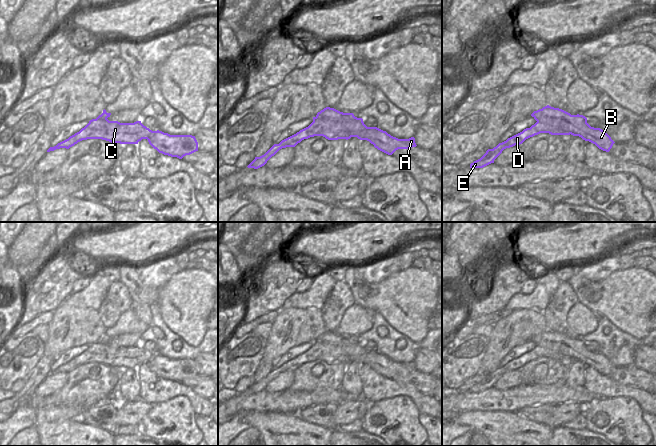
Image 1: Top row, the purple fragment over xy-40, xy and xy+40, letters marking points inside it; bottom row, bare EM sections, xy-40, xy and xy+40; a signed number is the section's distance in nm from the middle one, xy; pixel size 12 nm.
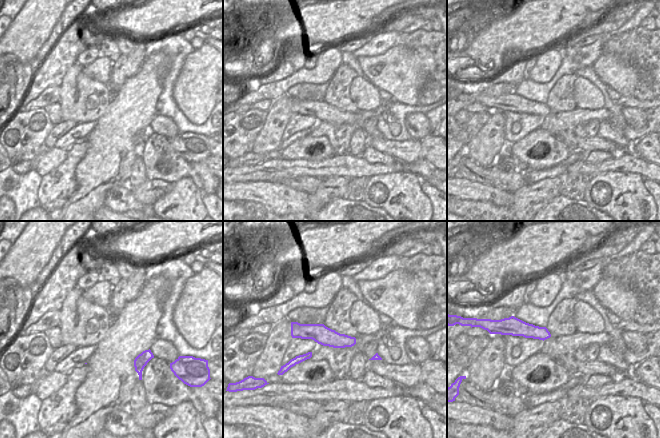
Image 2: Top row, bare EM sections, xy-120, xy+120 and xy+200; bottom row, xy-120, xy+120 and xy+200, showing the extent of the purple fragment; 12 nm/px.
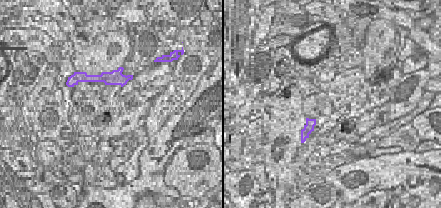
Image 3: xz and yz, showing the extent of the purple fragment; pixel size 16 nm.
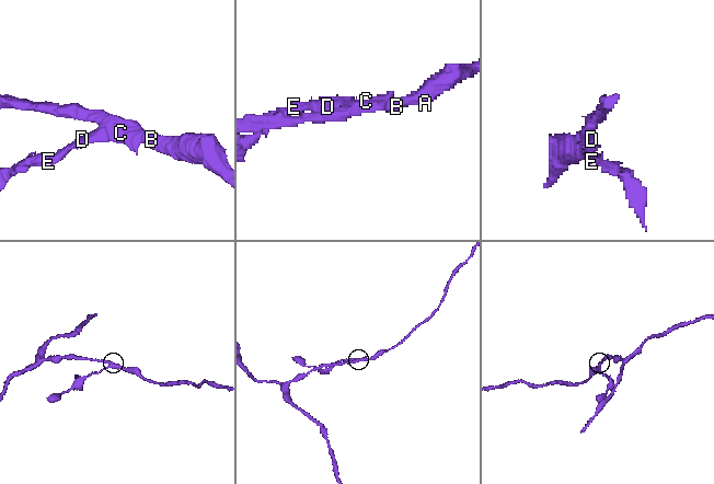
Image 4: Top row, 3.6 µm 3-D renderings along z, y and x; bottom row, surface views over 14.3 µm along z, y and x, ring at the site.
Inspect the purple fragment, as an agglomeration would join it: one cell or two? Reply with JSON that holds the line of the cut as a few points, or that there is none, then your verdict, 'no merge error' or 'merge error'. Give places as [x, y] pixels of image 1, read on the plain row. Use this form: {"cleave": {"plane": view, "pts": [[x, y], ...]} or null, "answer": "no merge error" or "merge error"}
{"cleave": {"plane": "xy", "pts": [[316, 340], [322, 343], [342, 346], [346, 354], [353, 360]]}, "answer": "merge error"}

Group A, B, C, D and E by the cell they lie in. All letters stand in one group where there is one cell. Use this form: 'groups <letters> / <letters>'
groups A B / C D E

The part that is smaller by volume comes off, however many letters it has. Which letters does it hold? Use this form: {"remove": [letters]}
{"remove": ["C", "D", "E"]}

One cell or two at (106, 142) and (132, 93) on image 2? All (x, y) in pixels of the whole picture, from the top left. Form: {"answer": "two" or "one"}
{"answer": "one"}

